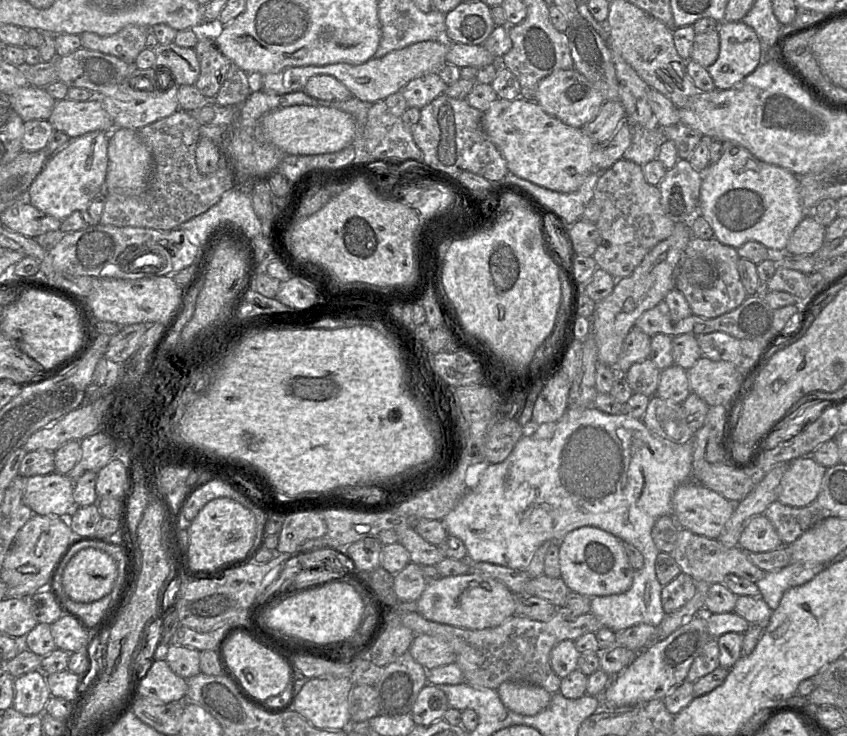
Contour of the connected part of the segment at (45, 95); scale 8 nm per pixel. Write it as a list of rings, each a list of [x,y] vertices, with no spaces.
[[[30,85],[17,89],[5,97],[24,122],[48,120],[57,102],[45,88]]]

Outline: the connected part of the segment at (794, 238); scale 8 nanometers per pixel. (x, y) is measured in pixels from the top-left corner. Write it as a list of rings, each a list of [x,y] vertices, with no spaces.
[[[807,214],[791,235],[785,253],[813,255],[823,245],[826,227]]]

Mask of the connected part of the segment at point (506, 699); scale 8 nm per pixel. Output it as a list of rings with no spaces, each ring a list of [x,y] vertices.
[[[516,681],[503,682],[497,692],[507,709],[525,716],[533,716],[544,710],[552,697],[540,686]]]

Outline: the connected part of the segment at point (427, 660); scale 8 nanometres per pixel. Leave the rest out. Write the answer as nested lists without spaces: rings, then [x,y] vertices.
[[[415,635],[408,651],[426,670],[455,663],[455,653],[451,646],[429,635]]]

